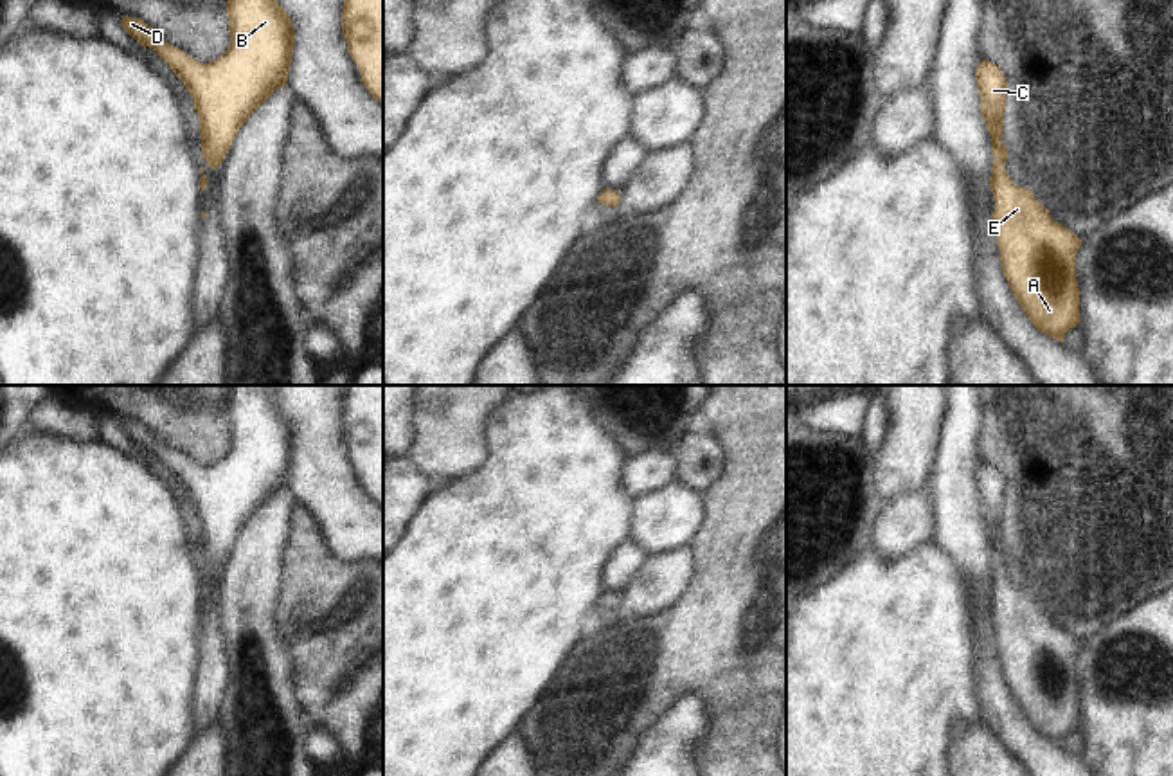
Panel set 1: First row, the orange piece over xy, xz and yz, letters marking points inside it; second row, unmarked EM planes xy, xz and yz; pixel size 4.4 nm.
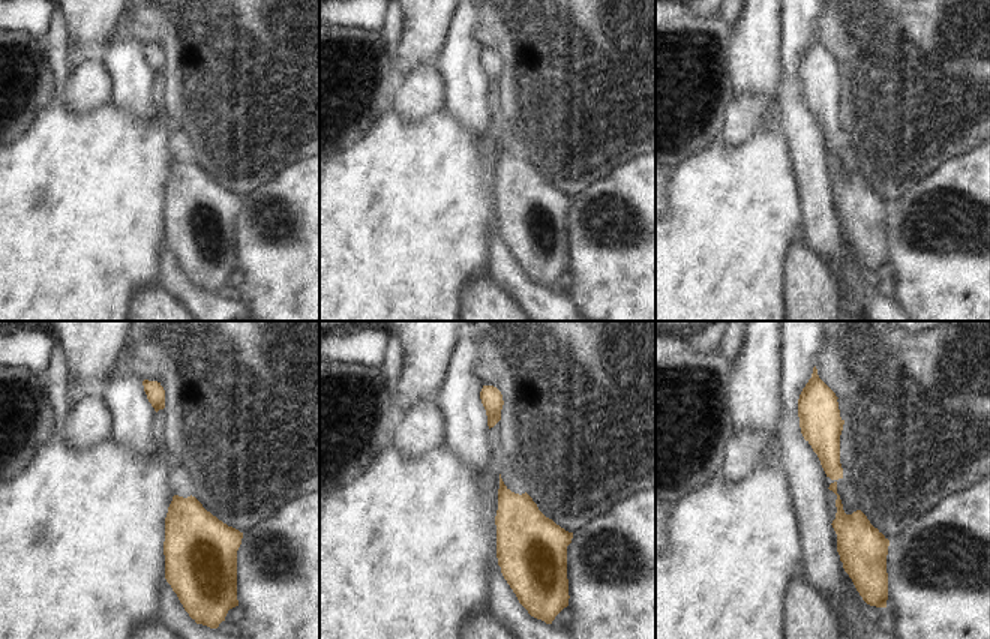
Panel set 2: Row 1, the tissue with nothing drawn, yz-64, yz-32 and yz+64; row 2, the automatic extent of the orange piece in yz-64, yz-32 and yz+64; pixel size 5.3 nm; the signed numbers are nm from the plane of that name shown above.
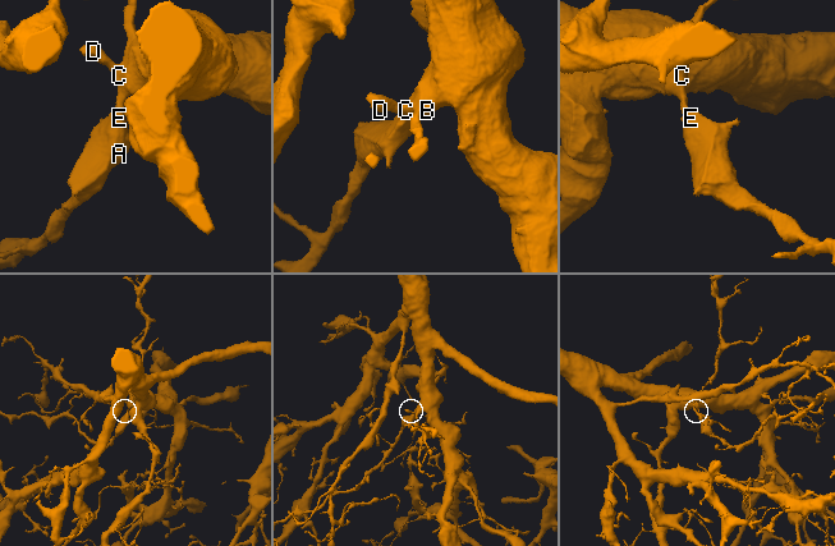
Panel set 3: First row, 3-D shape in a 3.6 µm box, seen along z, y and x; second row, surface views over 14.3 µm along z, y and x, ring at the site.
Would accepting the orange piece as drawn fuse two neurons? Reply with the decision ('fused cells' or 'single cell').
single cell

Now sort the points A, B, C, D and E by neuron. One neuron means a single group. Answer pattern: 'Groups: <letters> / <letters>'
Groups: A B C D E.

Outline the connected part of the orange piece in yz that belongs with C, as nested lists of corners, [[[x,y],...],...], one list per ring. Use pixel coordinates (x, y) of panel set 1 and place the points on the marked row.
[[[982,59],[975,68],[975,81],[980,94],[980,115],[991,137],[993,167],[989,187],[995,198],[991,212],[997,223],[997,245],[1006,281],[1033,326],[1063,342],[1065,333],[1079,324],[1079,288],[1076,279],[1076,254],[1083,239],[1054,221],[1049,211],[1024,189],[1011,182],[1006,171],[1007,148],[1002,144],[1007,81],[991,61]]]

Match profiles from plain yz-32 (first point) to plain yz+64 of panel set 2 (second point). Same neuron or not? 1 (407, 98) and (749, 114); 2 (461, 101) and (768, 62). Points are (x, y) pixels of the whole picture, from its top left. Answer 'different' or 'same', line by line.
1: same
2: different

